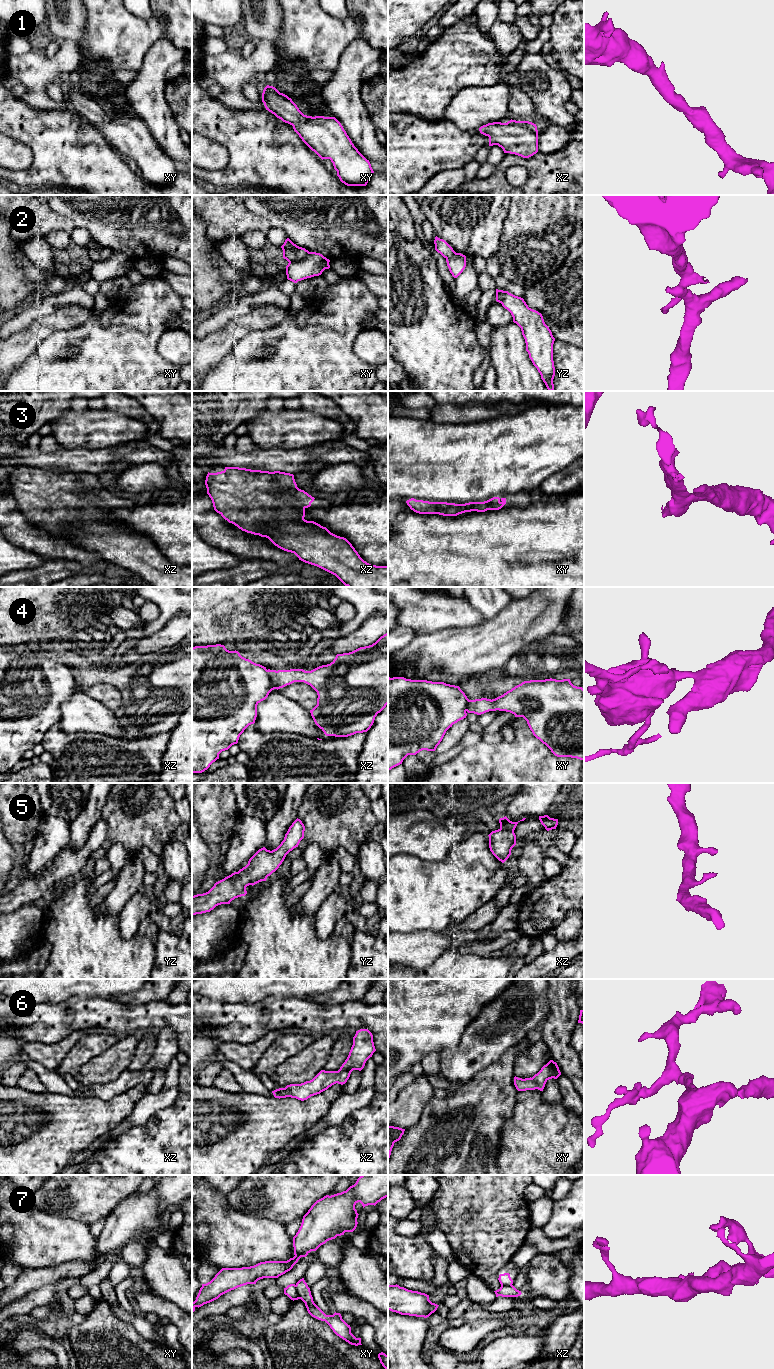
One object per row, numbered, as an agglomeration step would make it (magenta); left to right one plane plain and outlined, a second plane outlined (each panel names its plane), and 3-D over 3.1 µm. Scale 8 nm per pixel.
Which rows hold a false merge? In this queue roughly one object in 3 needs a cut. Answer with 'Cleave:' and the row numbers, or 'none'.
Cleave: 2, 4, 7

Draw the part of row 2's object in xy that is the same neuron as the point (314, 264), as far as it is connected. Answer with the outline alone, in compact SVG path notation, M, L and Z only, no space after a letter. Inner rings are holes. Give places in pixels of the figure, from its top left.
M310 252L300 261L289 262L286 266L287 279L297 283L298 281L319 276L325 269L329 269L330 260L320 253Z

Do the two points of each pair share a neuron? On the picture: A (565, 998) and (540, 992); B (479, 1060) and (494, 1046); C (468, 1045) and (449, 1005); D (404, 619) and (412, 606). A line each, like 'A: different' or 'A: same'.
A: different
B: same
C: different
D: same

